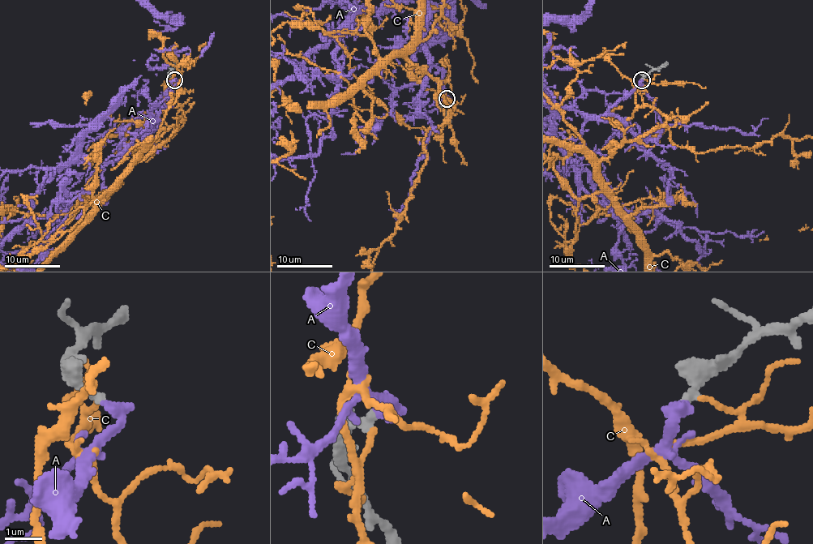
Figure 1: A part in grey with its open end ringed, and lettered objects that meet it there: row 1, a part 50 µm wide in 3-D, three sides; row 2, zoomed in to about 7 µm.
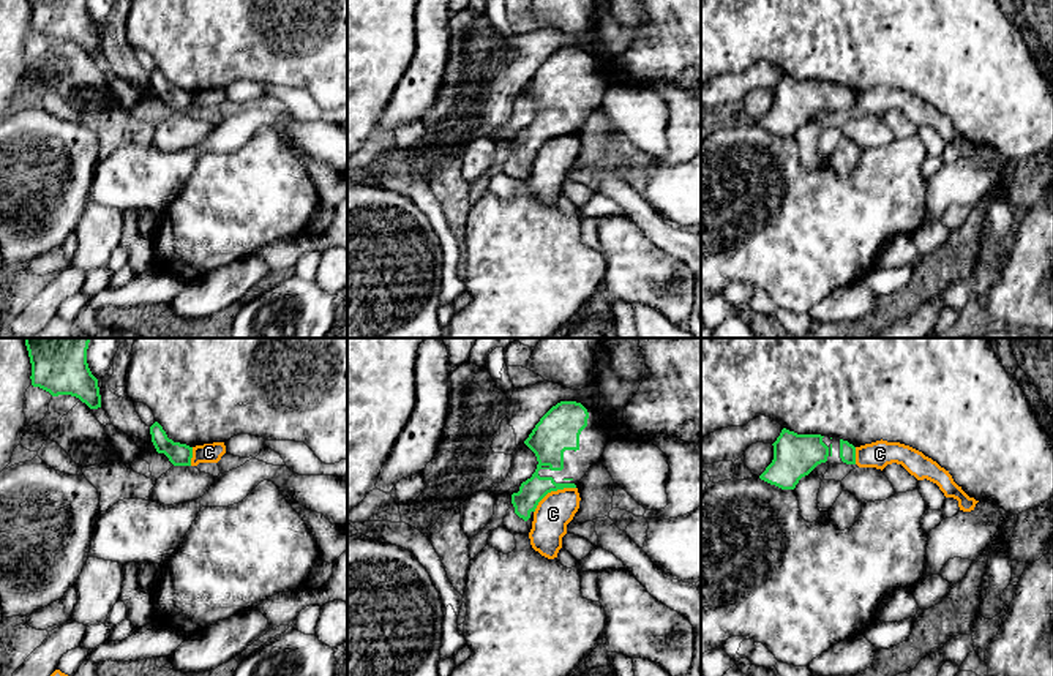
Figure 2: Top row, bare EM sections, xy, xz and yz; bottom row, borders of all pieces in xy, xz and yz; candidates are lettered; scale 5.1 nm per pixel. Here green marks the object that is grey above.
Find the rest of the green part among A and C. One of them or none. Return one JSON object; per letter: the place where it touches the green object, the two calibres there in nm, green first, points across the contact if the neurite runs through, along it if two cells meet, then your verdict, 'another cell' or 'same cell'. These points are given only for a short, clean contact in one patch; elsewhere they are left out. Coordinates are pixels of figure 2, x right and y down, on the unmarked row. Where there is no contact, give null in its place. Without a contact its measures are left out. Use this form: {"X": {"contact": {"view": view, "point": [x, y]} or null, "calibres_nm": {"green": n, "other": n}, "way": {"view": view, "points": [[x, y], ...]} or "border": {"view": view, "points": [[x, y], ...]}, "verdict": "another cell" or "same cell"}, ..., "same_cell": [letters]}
{"A": {"contact": null, "verdict": "same cell"}, "C": {"contact": {"view": "xz", "point": [551, 136]}, "calibres_nm": {"green": 190, "other": 180}, "border": {"view": "xz", "points": [[575, 133], [551, 136], [534, 158]]}, "verdict": "another cell"}, "same_cell": ["A"]}

